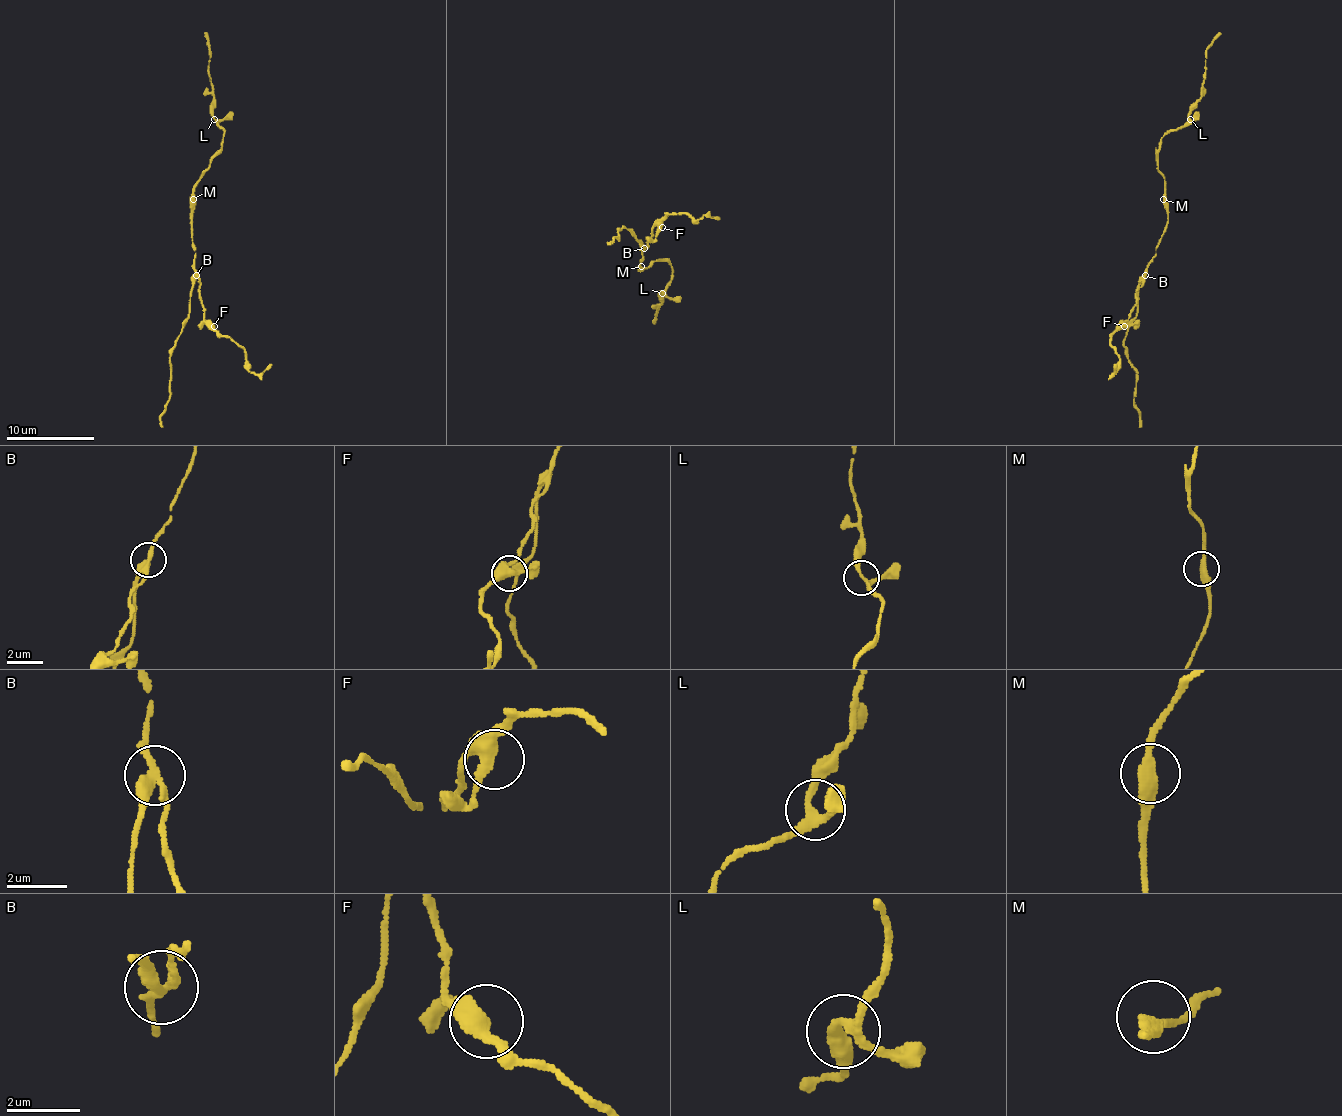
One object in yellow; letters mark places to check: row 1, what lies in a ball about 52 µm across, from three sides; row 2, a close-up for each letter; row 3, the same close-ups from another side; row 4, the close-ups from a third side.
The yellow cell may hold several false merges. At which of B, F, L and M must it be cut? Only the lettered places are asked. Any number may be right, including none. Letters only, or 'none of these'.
B

